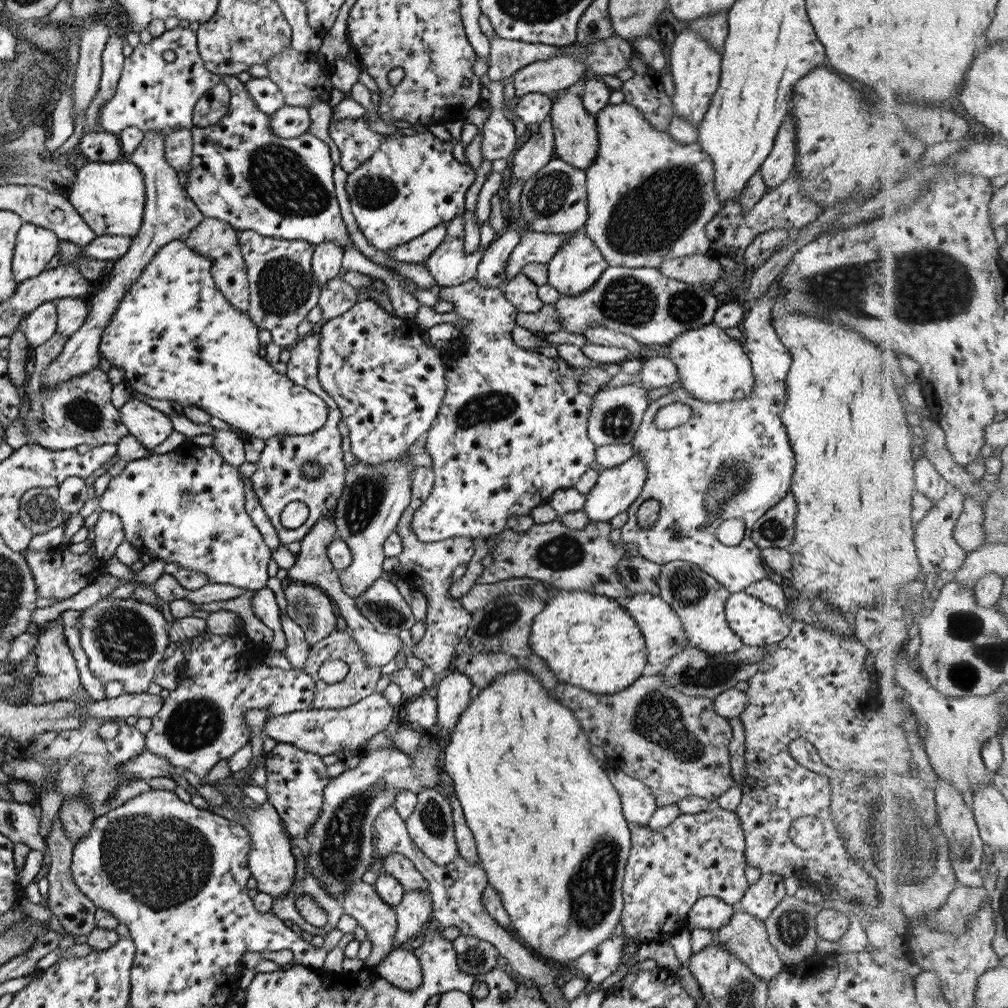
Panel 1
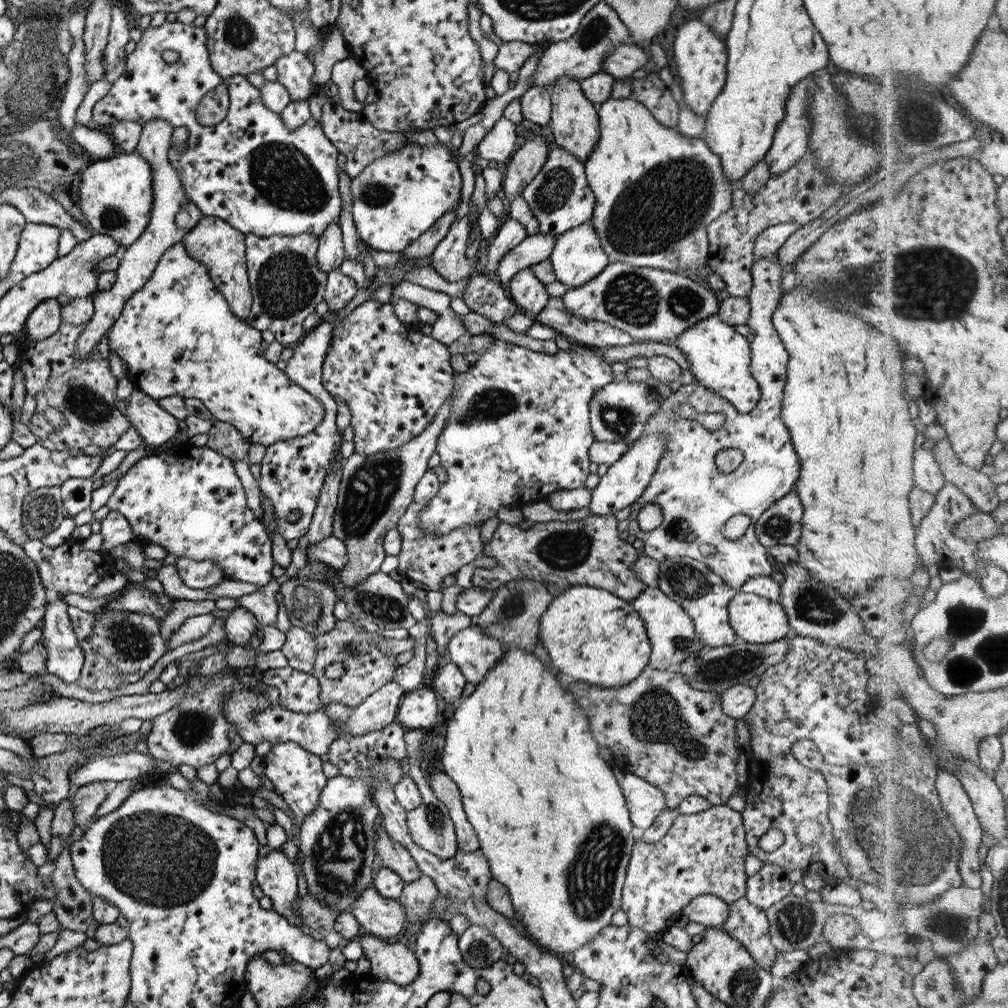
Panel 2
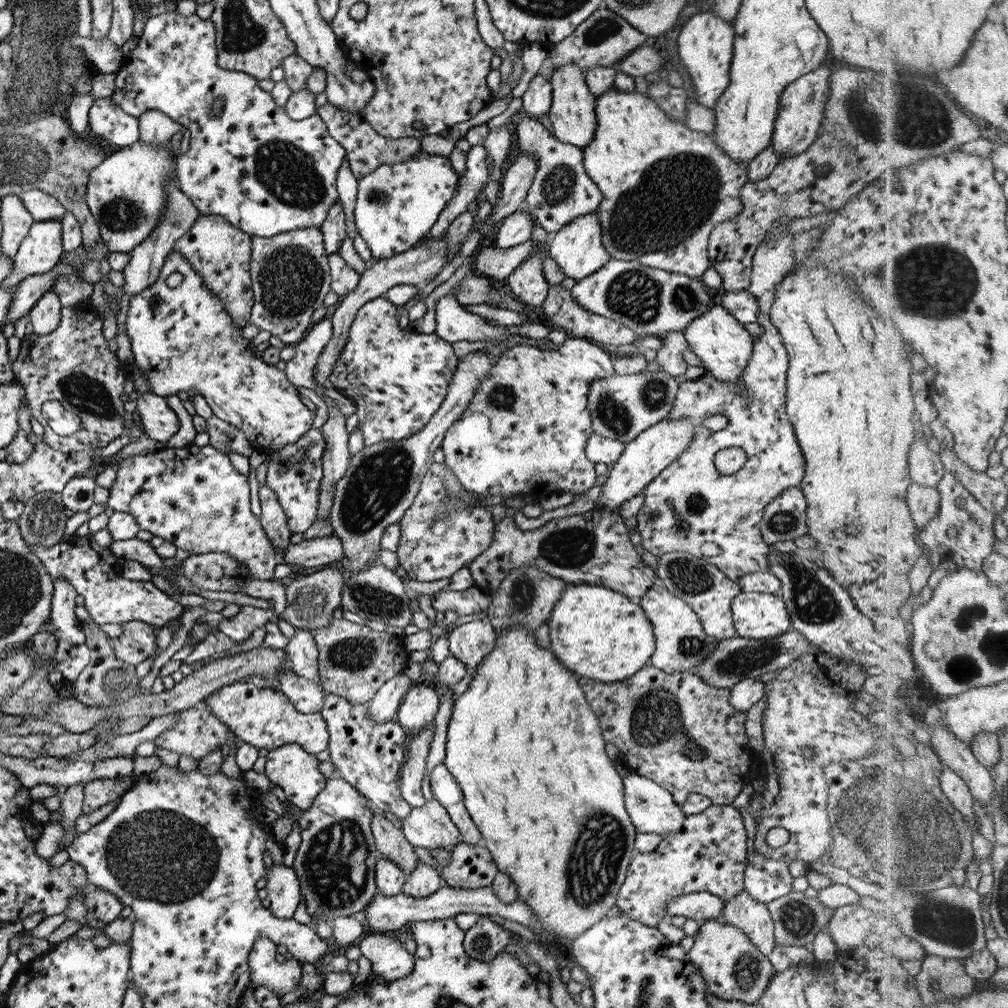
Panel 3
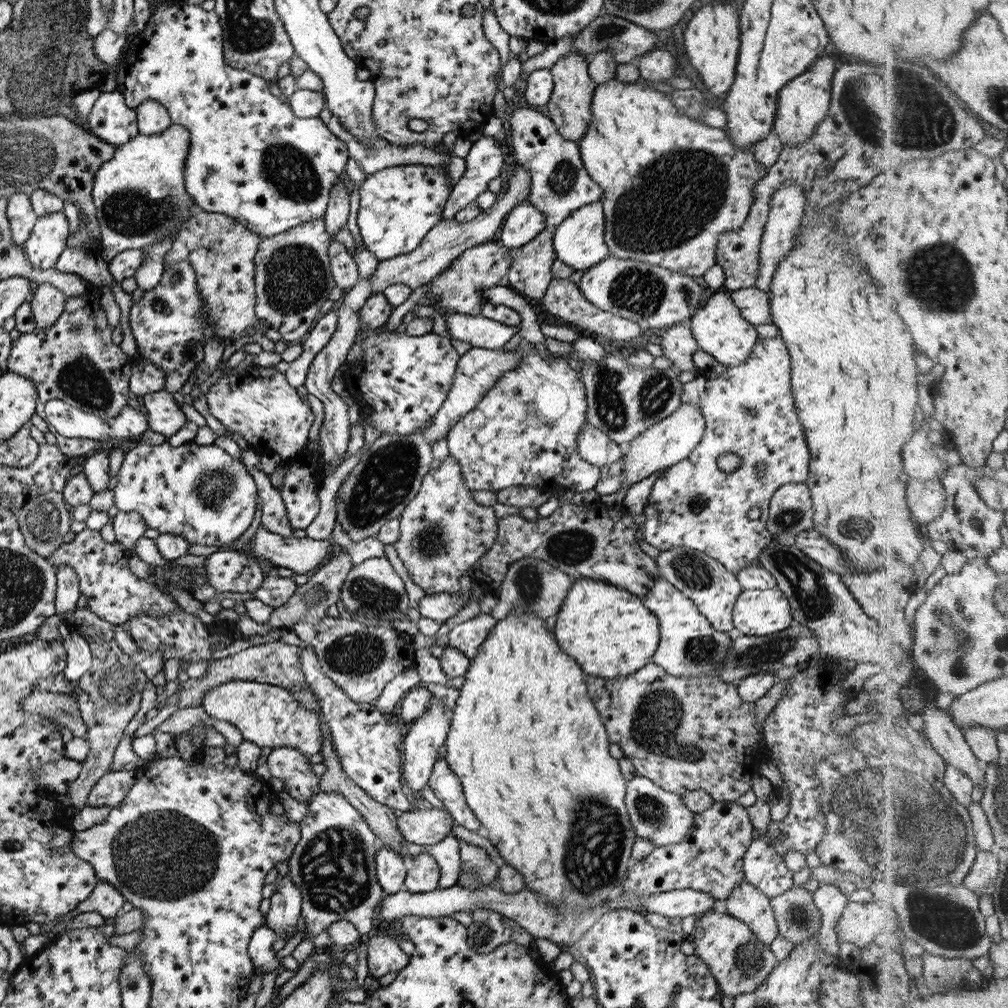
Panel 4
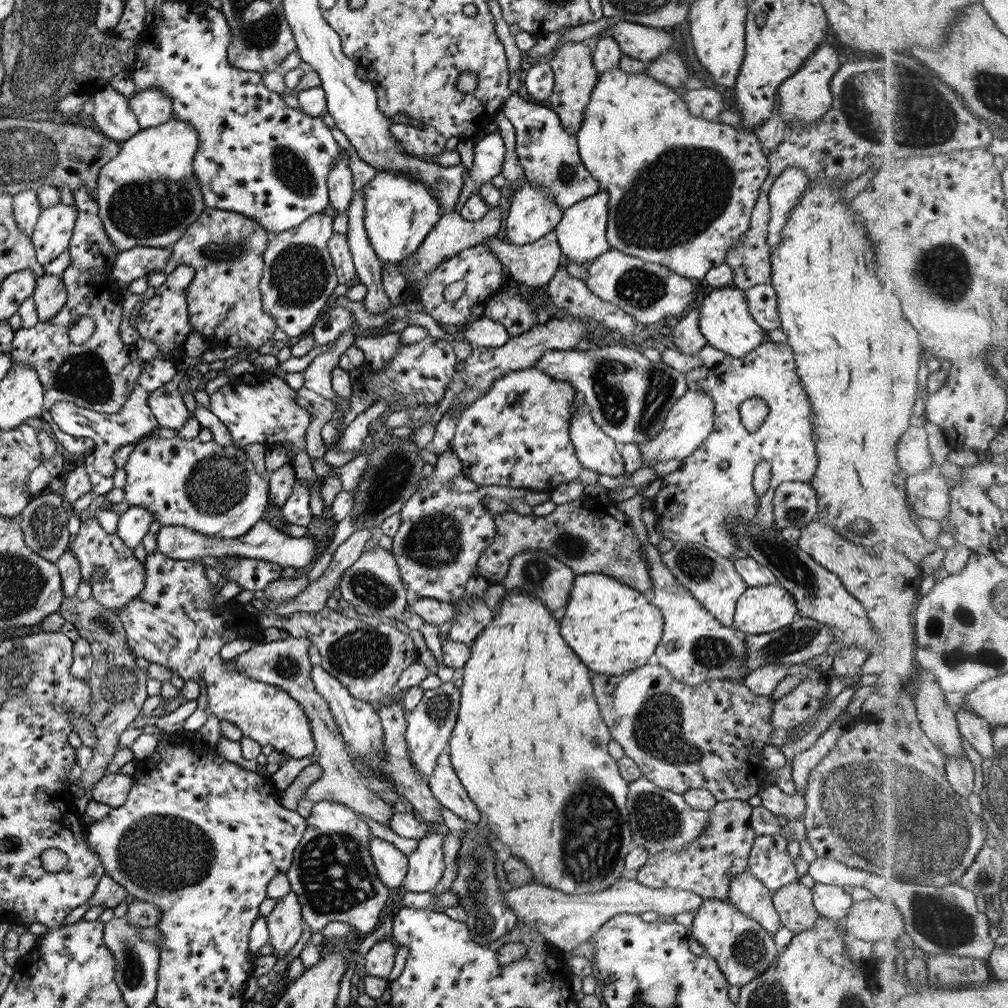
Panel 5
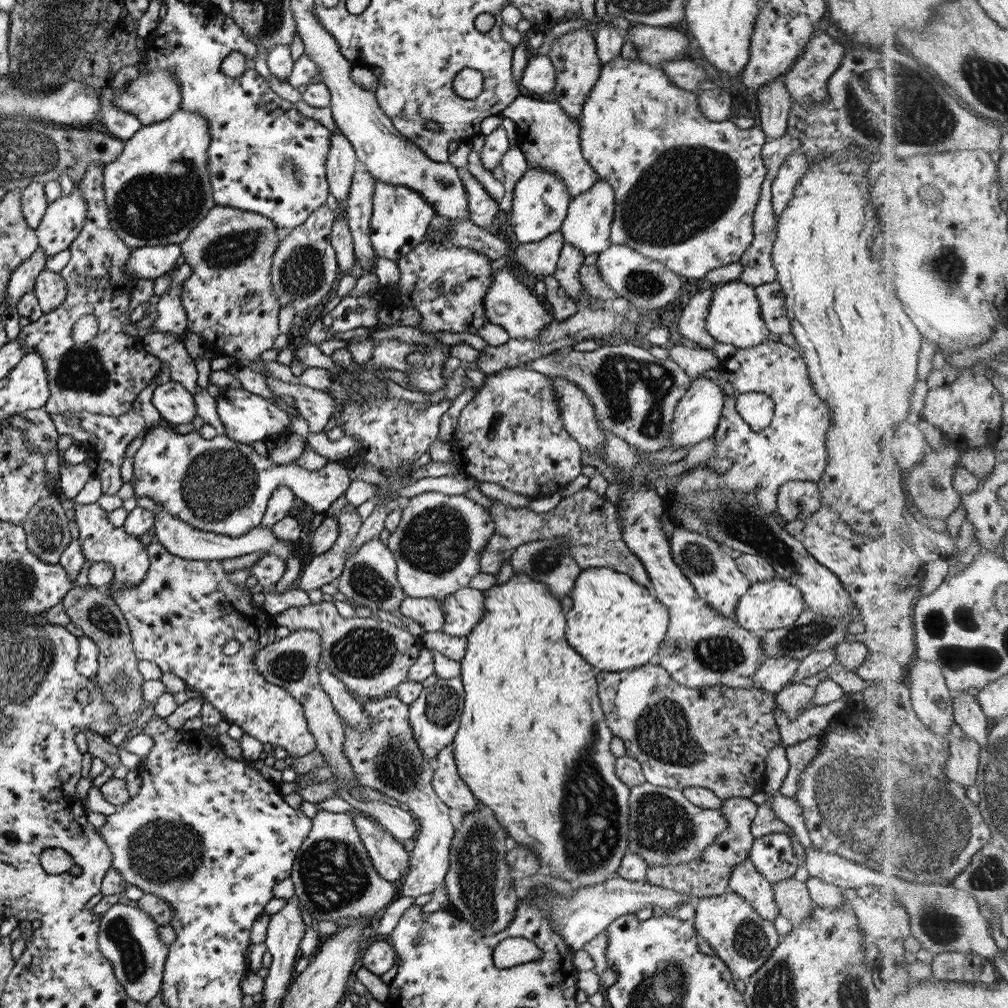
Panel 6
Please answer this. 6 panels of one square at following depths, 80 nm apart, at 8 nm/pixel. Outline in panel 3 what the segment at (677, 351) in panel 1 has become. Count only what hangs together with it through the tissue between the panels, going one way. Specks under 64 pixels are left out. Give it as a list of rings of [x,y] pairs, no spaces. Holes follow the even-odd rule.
[[[713,304],[705,312],[682,329],[684,339],[687,341],[688,349],[701,360],[704,373],[721,383],[738,384],[742,377],[744,366],[752,353],[754,337],[747,333],[743,325],[719,304]]]

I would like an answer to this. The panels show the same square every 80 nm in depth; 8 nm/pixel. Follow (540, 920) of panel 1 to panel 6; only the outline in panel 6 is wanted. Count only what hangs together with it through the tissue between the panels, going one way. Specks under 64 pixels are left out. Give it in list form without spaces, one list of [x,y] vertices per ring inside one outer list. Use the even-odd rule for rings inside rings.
[[[513,573],[505,583],[495,584],[482,592],[482,605],[484,611],[466,638],[465,656],[460,662],[459,678],[462,680],[464,698],[458,729],[452,738],[455,770],[466,782],[475,800],[491,808],[507,838],[513,838],[516,844],[533,848],[540,866],[547,868],[549,874],[582,887],[599,884],[616,876],[621,857],[627,852],[629,788],[615,776],[616,758],[611,755],[608,745],[612,732],[607,726],[597,698],[597,684],[595,684],[597,669],[583,662],[583,658],[567,644],[565,613],[545,583],[536,581],[525,573]]]

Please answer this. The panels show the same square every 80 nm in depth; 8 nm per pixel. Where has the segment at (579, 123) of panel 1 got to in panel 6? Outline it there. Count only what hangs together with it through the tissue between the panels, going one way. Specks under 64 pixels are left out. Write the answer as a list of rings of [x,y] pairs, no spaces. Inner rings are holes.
[[[584,27],[571,30],[551,41],[548,57],[554,68],[553,100],[559,103],[567,116],[578,122],[583,101],[593,88],[602,67],[596,53],[594,36]]]

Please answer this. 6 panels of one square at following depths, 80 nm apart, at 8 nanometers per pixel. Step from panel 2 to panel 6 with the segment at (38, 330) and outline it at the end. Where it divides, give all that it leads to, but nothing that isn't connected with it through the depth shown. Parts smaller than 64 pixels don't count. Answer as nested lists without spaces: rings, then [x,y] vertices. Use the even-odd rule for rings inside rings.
[[[44,268],[36,276],[32,292],[43,314],[65,300],[66,284],[59,273]]]

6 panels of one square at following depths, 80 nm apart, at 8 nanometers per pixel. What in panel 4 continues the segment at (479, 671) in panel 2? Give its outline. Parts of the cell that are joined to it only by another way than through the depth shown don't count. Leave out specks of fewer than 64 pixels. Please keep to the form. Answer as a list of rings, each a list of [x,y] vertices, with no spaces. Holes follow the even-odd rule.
[[[479,613],[450,630],[447,643],[451,648],[463,652],[465,658],[471,662],[477,656],[481,642],[487,640],[487,634],[495,624],[496,620],[490,614]]]

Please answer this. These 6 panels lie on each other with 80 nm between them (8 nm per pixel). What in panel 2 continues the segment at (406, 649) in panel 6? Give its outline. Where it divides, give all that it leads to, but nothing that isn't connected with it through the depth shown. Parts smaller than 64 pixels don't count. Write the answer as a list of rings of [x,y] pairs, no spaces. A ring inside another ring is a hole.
[[[334,619],[335,626],[330,632],[325,632],[315,640],[315,659],[313,659],[313,669],[309,671],[319,683],[319,702],[324,709],[329,702],[337,702],[347,707],[357,707],[363,700],[367,699],[373,692],[376,692],[393,677],[397,668],[395,656],[383,656],[375,641],[380,638],[375,632],[359,632],[351,624],[351,620],[344,621]],[[327,664],[339,664],[345,672],[341,678],[329,680],[323,676]]]

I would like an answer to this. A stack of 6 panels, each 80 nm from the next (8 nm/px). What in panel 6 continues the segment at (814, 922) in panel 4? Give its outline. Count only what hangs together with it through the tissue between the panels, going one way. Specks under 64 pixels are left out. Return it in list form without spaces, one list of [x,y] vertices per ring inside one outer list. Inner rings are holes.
[[[791,876],[772,884],[772,891],[778,913],[792,926],[813,912],[814,906],[804,882]]]

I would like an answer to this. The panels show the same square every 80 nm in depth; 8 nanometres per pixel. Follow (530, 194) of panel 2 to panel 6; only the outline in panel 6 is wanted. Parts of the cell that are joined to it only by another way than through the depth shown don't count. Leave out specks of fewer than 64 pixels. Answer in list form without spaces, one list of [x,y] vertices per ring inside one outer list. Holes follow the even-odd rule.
[[[519,94],[507,105],[507,108],[502,110],[501,114],[513,121],[517,148],[521,150],[527,166],[543,168],[543,170],[555,174],[563,182],[563,188],[567,190],[570,200],[587,192],[593,186],[593,182],[597,182],[598,177],[595,172],[581,156],[580,124],[567,116],[559,103],[532,99]]]

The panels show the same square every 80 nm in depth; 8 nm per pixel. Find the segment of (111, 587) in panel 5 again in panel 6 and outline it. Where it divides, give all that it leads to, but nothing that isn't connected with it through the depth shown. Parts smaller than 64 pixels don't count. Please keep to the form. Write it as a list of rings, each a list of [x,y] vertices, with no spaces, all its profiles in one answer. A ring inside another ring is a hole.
[[[97,503],[91,504],[72,504],[74,509],[74,520],[78,526],[78,538],[81,552],[83,552],[84,560],[91,562],[109,562],[113,568],[113,577],[109,584],[105,585],[101,590],[112,598],[110,586],[113,583],[121,583],[134,587],[145,576],[149,566],[148,554],[146,546],[141,544],[140,537],[129,536],[123,527],[115,527],[105,519],[107,511],[101,509]]]

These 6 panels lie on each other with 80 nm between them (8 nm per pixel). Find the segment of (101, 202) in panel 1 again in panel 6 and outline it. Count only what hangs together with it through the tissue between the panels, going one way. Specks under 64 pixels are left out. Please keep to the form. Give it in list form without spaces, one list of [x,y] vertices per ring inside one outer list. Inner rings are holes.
[[[177,109],[161,122],[141,125],[124,141],[119,156],[103,166],[101,184],[109,226],[129,248],[179,243],[215,207],[205,156],[209,141],[208,120],[199,113]]]

